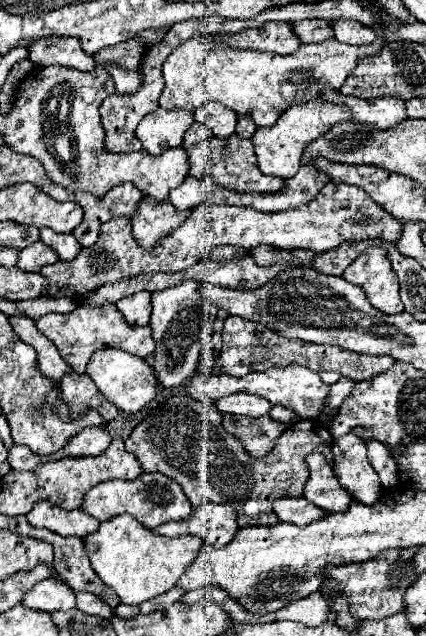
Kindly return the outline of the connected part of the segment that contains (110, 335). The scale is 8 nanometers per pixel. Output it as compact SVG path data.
M103 304L103 306L77 306L71 314L47 314L35 322L37 330L45 334L59 350L63 360L77 372L83 374L87 362L91 360L91 354L103 346L119 348L129 354L135 354L139 358L147 358L155 352L155 342L151 338L149 326L131 326L127 320L119 314L115 304Z

